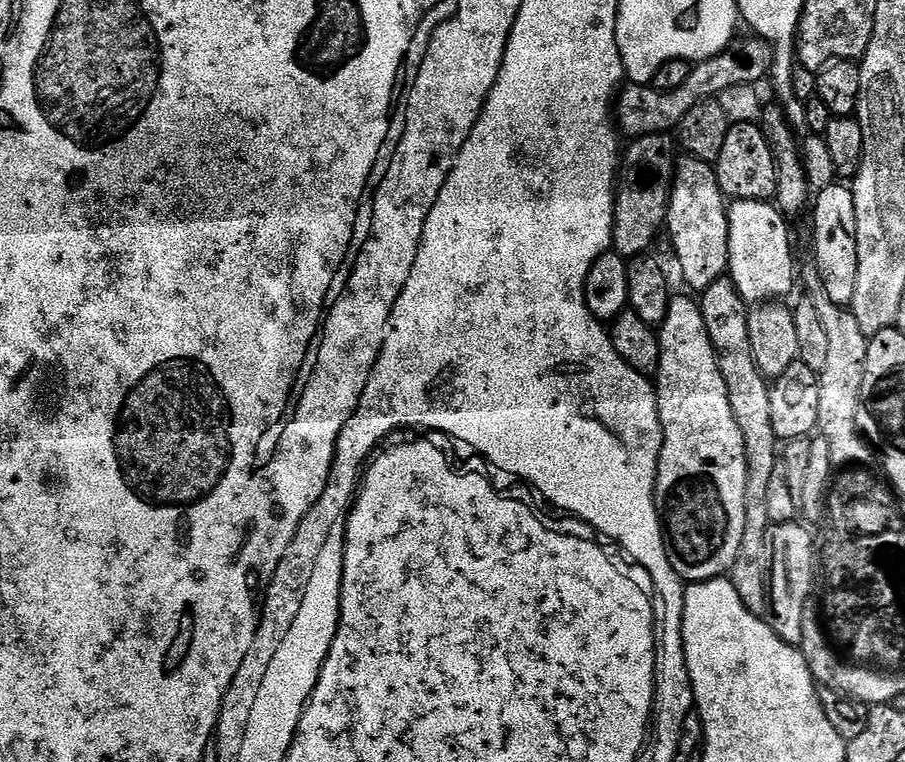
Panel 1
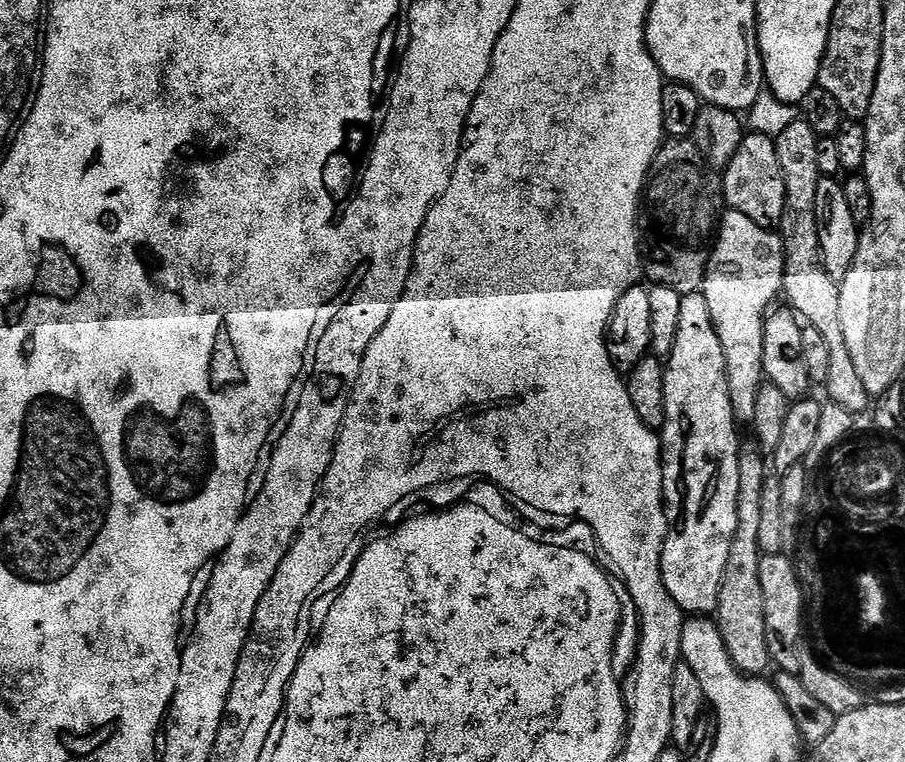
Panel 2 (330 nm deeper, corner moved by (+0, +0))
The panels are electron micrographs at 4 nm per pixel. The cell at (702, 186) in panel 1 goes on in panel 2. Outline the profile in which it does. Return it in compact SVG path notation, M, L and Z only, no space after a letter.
M725 211L718 224L708 269L704 271L702 291L710 306L710 318L718 334L718 342L722 342L730 402L741 425L751 425L758 390L766 380L762 362L764 321L777 303L775 300L781 299L783 290L784 241L773 229L750 222L746 214Z

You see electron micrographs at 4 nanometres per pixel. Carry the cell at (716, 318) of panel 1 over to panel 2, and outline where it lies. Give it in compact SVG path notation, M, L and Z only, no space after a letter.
M745 443L740 450L738 458L738 530L734 534L734 542L730 542L730 558L726 558L726 574L722 574L722 590L718 594L718 606L714 619L720 633L722 642L739 672L746 676L759 677L770 668L772 659L766 642L766 602L762 602L762 578L758 578L760 565L760 543L758 533L762 522L762 488L766 469L764 469L765 453L755 443Z

